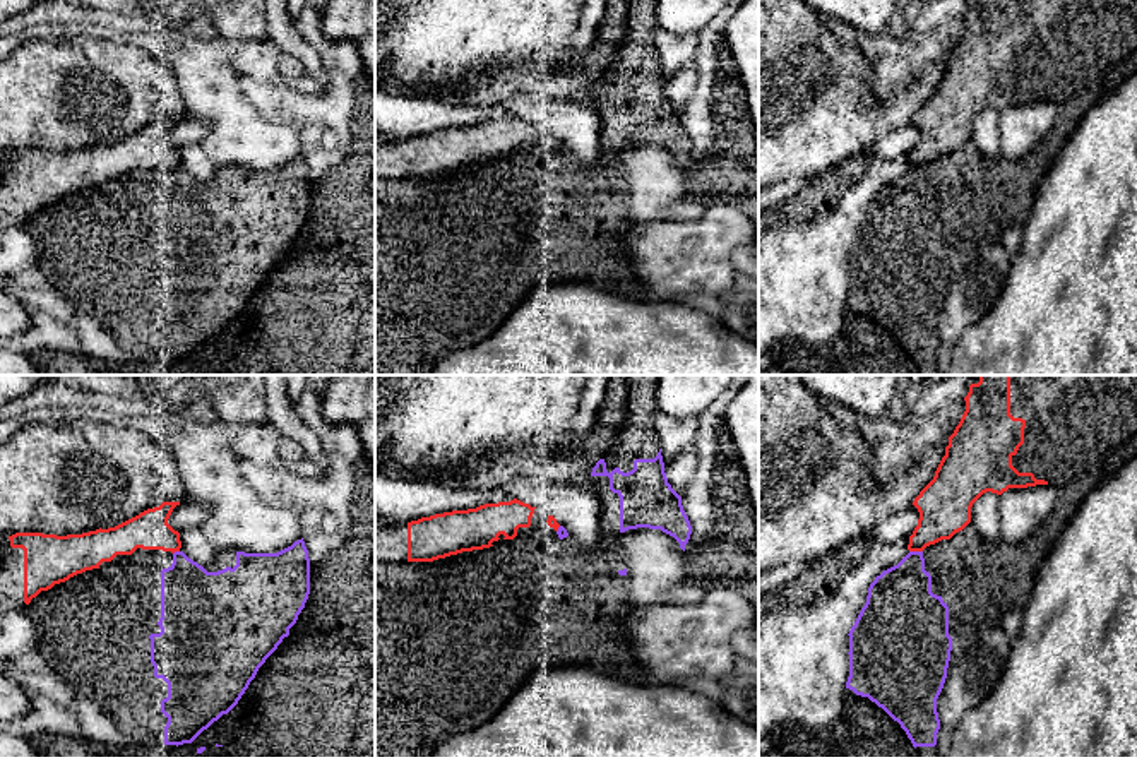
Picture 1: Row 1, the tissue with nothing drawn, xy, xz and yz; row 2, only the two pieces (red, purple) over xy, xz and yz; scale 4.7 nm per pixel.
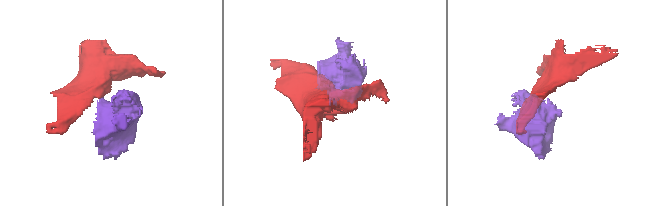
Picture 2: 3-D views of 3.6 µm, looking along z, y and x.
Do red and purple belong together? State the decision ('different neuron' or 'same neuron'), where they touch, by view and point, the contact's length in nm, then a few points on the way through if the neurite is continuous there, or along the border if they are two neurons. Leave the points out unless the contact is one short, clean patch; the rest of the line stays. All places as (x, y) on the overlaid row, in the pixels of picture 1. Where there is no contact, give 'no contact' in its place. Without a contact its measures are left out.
different neuron | yz (916, 550) | 60 nm

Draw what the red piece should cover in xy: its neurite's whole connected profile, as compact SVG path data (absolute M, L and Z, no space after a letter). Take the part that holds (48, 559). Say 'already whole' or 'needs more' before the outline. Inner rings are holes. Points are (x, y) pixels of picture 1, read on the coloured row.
needs more; M163 502L108 529L82 534L15 533L0 543L0 615L24 611L41 591L86 570L99 569L116 555L137 548L180 551L180 533L168 519L180 502Z

